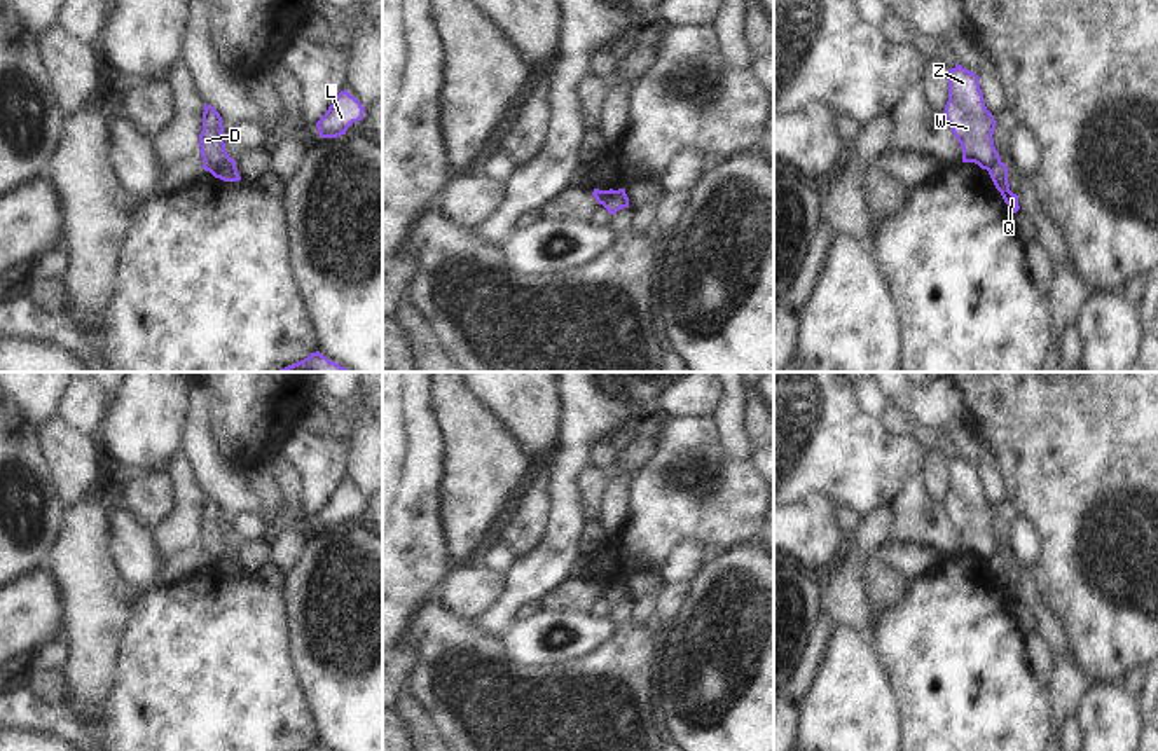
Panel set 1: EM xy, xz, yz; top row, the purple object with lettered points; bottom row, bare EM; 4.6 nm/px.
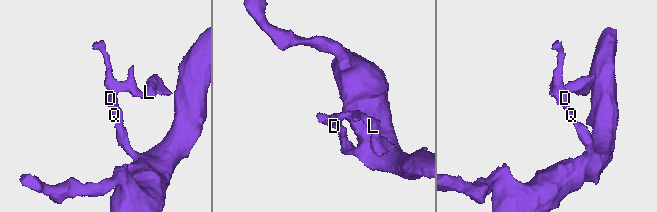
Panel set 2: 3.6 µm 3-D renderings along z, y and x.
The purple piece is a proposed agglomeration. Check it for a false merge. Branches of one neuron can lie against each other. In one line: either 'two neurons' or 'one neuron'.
two neurons

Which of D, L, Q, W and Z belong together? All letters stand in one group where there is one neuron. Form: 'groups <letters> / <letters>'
groups D L W Z / Q

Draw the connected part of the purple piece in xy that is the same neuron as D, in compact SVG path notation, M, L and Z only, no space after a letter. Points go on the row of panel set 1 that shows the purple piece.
M204 105L203 131L199 134L204 171L215 171L224 166L229 168L236 166L236 161L231 159L225 150L225 143L222 140L224 131L225 129L222 126L220 114L211 105Z

